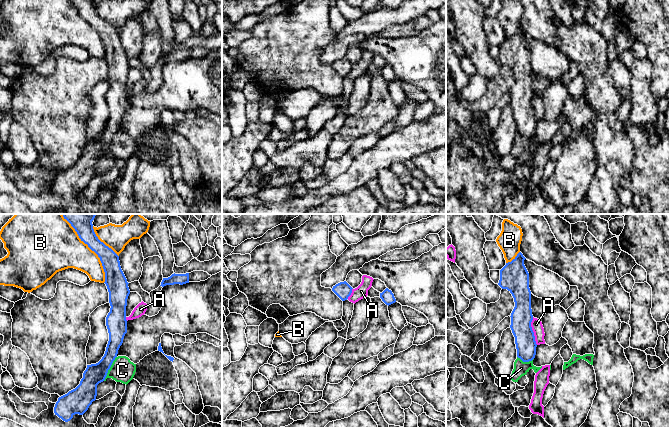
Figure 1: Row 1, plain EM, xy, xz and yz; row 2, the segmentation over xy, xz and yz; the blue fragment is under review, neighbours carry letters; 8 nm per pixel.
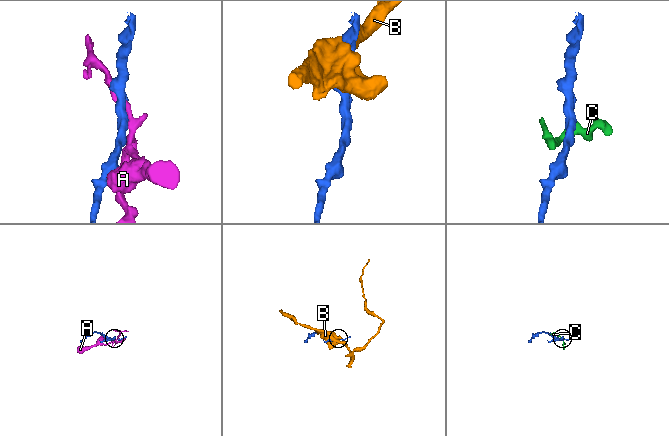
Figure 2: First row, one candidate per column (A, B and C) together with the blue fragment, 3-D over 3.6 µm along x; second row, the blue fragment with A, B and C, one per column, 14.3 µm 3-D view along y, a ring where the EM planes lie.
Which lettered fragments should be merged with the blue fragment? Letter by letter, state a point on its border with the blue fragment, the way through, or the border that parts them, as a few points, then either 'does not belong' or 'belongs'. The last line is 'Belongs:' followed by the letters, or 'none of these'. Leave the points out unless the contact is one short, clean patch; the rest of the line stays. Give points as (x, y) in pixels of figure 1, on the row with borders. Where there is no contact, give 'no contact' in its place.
A: contact yz (532, 331); does not belong
B: contact xy (90, 248); does not belong
C: contact xy (109, 368); border xy (116, 356), (103, 380); does not belong
Belongs: none of these

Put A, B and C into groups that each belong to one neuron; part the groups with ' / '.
A / B / C

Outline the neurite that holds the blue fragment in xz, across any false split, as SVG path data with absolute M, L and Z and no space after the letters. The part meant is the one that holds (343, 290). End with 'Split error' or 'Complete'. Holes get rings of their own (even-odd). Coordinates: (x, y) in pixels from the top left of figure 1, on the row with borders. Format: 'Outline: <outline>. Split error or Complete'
Outline: M340 282L333 286L332 291L342 300L345 301L352 293L352 287L346 282Z. Complete

